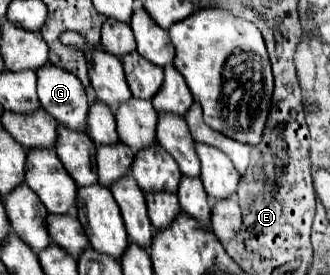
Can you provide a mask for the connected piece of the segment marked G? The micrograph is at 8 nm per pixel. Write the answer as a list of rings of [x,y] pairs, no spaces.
[[[46,63],[46,69],[38,69],[36,75],[40,105],[66,127],[74,131],[84,131],[88,99],[78,77],[50,63]]]

